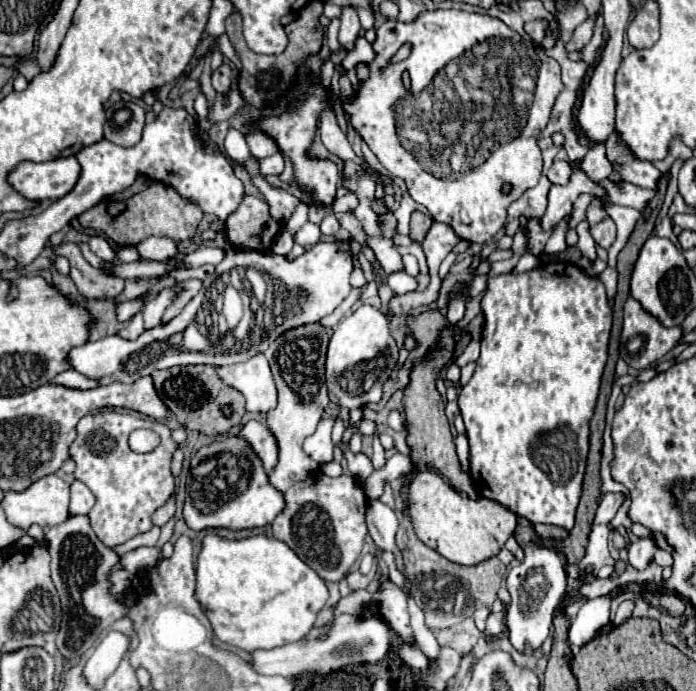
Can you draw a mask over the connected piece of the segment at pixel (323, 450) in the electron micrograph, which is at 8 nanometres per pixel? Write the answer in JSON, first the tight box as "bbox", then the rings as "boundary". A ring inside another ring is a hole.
{"bbox":[304,417,334,463],"boundary":[[[330,417],[322,419],[318,423],[318,429],[314,431],[314,435],[310,435],[304,441],[304,451],[316,463],[328,463],[328,461],[332,461],[332,455],[334,455],[334,445],[332,445],[332,439],[330,439],[332,427],[334,427],[334,419],[330,419]]]}

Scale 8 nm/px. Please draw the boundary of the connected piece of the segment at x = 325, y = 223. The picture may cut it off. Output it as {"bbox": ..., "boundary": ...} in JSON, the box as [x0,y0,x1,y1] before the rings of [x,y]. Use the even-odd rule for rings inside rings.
{"bbox":[320,213,340,235],"boundary":[[[334,213],[326,215],[326,217],[322,219],[322,223],[320,223],[320,231],[322,231],[322,235],[336,235],[338,229],[340,229],[340,221],[334,217]]]}

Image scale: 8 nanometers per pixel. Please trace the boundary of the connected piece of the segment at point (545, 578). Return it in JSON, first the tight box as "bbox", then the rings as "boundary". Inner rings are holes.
{"bbox":[506,543,566,653],"boundary":[[[530,543],[524,555],[524,561],[512,567],[506,579],[512,597],[508,609],[508,637],[512,647],[520,653],[534,653],[550,635],[554,611],[566,593],[566,573],[564,559],[550,547]]]}

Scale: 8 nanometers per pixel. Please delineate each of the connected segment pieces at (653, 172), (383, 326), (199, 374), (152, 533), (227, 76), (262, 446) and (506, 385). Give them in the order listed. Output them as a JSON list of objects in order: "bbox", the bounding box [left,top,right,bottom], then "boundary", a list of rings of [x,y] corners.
[{"bbox":[606,131,662,189],"boundary":[[[616,131],[608,137],[606,157],[622,181],[646,189],[656,189],[656,183],[662,177],[662,173],[652,163],[644,163],[642,159],[632,159],[632,151],[628,151],[624,143],[620,143],[620,135],[616,135]]]},{"bbox":[326,305,398,409],"boundary":[[[370,305],[358,307],[348,319],[338,323],[330,337],[326,355],[326,383],[330,401],[344,409],[378,403],[382,397],[382,385],[388,381],[396,361],[398,345],[388,329],[388,315]]]},{"bbox":[152,365,246,435],"boundary":[[[186,365],[186,367],[172,367],[166,371],[152,371],[156,393],[160,395],[162,403],[172,411],[176,421],[186,429],[196,429],[206,435],[220,435],[234,425],[242,423],[246,415],[244,397],[234,387],[228,387],[218,375],[212,365]]]},{"bbox":[114,527,160,553],"boundary":[[[152,527],[150,531],[146,531],[146,533],[142,533],[142,535],[138,535],[138,537],[134,537],[134,539],[130,539],[130,541],[126,541],[124,545],[118,545],[118,547],[114,547],[114,551],[128,553],[128,551],[132,551],[132,549],[138,549],[138,547],[142,547],[142,545],[156,545],[156,541],[158,541],[158,535],[160,535],[160,532],[160,527]]]},{"bbox":[212,63,232,93],"boundary":[[[222,63],[214,73],[212,73],[212,85],[216,91],[224,93],[230,89],[232,85],[232,69],[228,67],[228,63]]]},{"bbox":[240,419,278,471],"boundary":[[[250,419],[246,425],[240,427],[240,439],[244,439],[246,443],[250,443],[250,447],[256,451],[256,455],[260,455],[260,461],[264,463],[264,471],[272,471],[278,459],[278,445],[274,435],[266,429],[264,423]]]},{"bbox":[458,263,612,529],"boundary":[[[544,263],[528,273],[522,275],[500,275],[488,281],[486,295],[482,299],[482,311],[484,311],[484,331],[482,331],[482,351],[476,361],[476,371],[466,387],[462,387],[458,395],[460,413],[464,417],[466,425],[466,437],[470,445],[470,475],[474,479],[474,487],[480,497],[492,499],[504,507],[508,507],[518,517],[526,517],[530,523],[546,523],[546,525],[558,525],[564,529],[574,527],[574,515],[578,501],[582,497],[582,479],[586,469],[586,457],[588,457],[588,435],[590,435],[590,419],[594,413],[598,389],[602,371],[608,357],[608,339],[610,339],[610,327],[612,327],[612,309],[606,301],[604,285],[598,281],[598,277],[590,277],[586,271],[582,271],[574,263]]]}]

